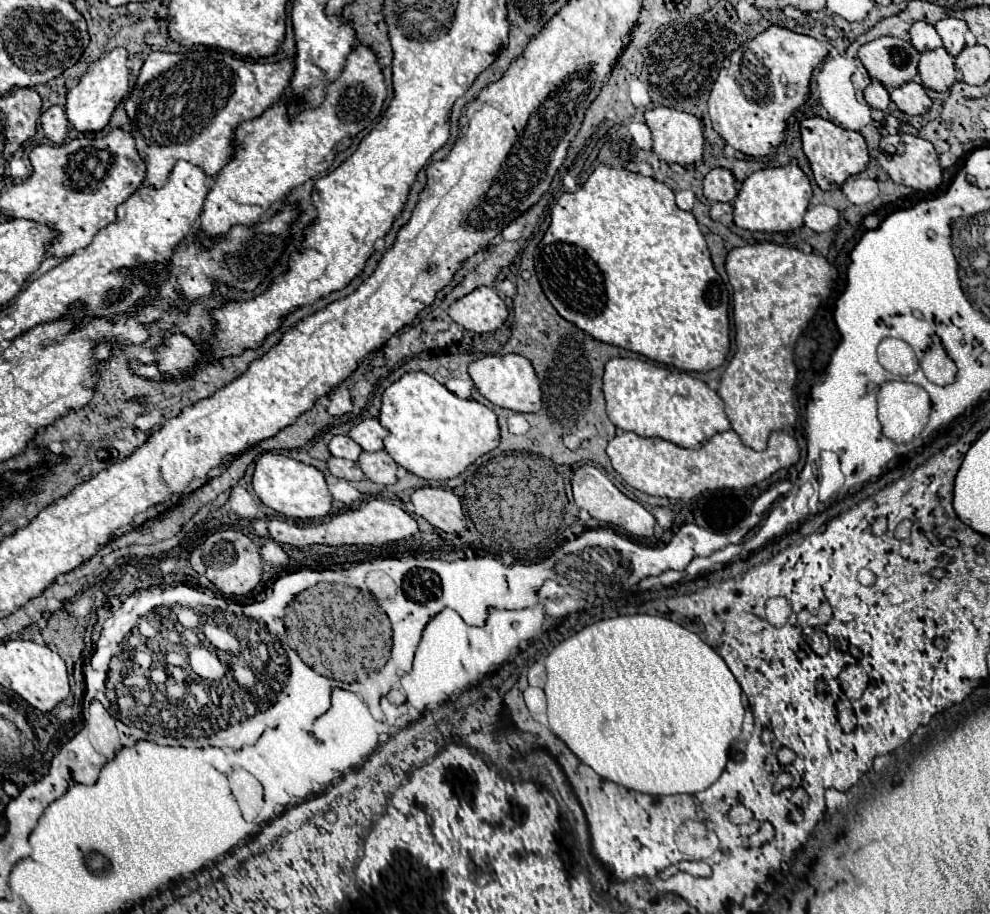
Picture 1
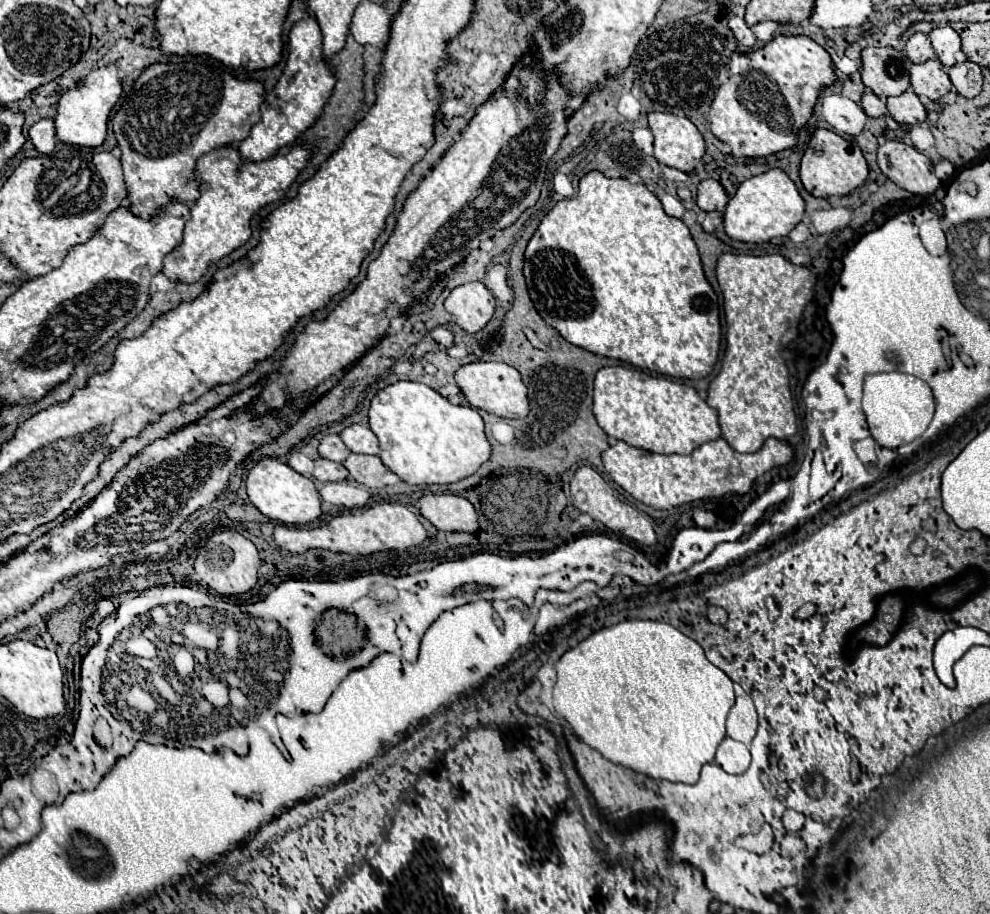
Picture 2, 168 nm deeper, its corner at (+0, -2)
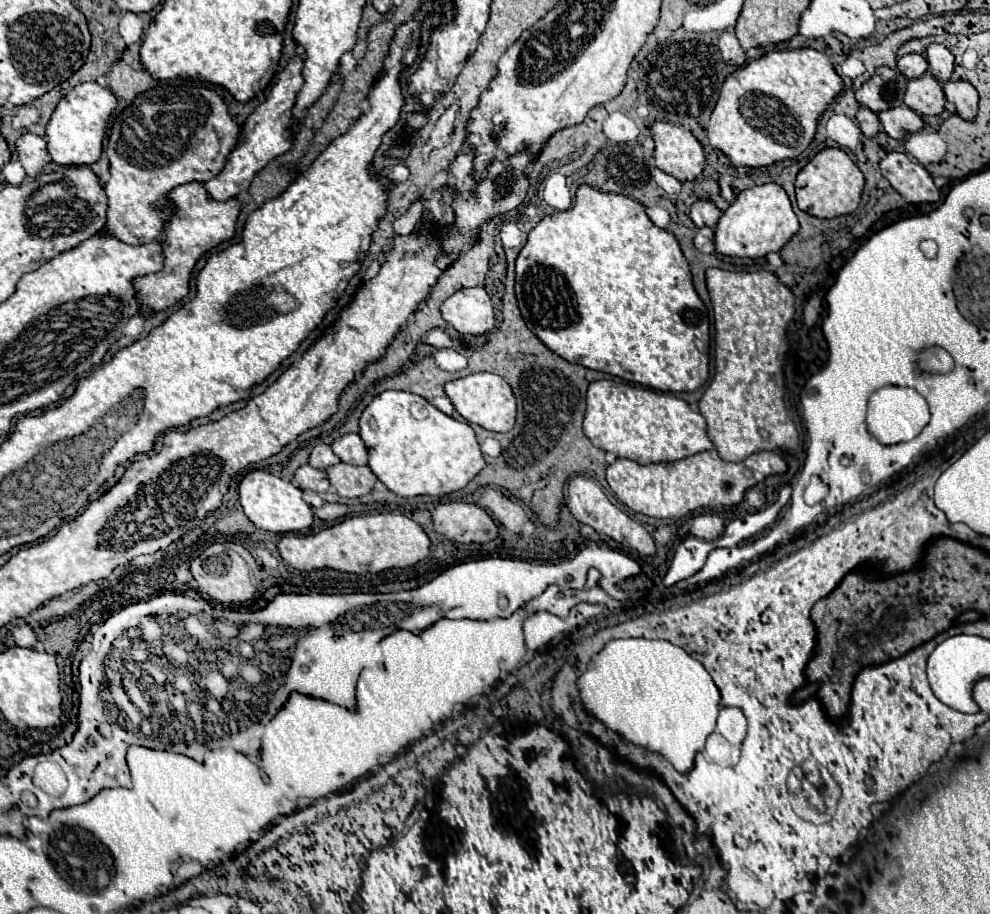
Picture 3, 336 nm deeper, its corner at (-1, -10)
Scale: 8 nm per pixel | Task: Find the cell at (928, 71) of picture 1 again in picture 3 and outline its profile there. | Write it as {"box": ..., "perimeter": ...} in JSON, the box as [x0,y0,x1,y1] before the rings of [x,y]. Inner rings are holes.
{"box":[904,72,946,116],"perimeter":[[[930,72],[922,74],[920,78],[908,80],[904,104],[908,108],[916,110],[918,114],[928,114],[928,116],[940,114],[944,110],[944,104],[946,104],[942,84]]]}

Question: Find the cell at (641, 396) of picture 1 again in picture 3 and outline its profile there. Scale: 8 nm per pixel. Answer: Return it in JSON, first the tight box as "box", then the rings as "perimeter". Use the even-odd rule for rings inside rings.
{"box":[584,380,714,464],"perimeter":[[[598,380],[588,386],[586,394],[586,416],[584,416],[584,434],[590,442],[604,450],[614,452],[618,458],[628,458],[638,464],[652,464],[652,462],[674,462],[680,458],[688,458],[692,454],[712,450],[714,444],[706,432],[706,420],[700,412],[690,410],[688,402],[676,398],[668,392],[658,392],[652,388],[616,382],[616,380]]]}

